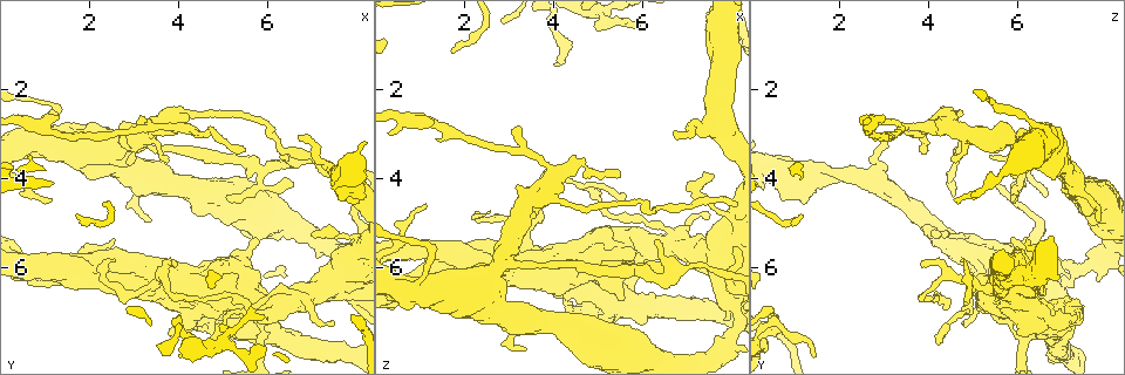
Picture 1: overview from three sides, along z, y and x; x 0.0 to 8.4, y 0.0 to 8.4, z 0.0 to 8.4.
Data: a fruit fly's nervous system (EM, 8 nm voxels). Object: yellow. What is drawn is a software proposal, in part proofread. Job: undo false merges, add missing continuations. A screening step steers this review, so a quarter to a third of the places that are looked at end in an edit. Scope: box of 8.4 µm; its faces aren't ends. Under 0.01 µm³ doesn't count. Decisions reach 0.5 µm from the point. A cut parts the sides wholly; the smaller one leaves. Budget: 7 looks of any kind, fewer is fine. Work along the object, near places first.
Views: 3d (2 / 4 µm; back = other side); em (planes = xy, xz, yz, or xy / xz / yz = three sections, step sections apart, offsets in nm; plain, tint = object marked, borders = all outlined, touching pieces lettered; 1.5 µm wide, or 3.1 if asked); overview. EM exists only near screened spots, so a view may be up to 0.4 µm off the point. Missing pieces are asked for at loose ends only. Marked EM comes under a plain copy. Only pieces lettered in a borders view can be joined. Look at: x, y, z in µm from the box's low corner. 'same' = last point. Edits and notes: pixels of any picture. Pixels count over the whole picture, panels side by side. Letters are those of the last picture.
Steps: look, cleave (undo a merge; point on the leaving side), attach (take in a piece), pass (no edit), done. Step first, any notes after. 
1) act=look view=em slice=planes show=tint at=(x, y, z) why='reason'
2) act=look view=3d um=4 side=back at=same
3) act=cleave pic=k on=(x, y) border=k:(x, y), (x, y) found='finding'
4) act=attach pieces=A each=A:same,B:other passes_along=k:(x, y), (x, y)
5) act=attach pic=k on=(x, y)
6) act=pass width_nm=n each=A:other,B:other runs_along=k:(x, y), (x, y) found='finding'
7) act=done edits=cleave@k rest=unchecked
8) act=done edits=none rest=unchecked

act=look view=em slice=xy step=8 show=tint at=(5.85, 7.10, 0.65)

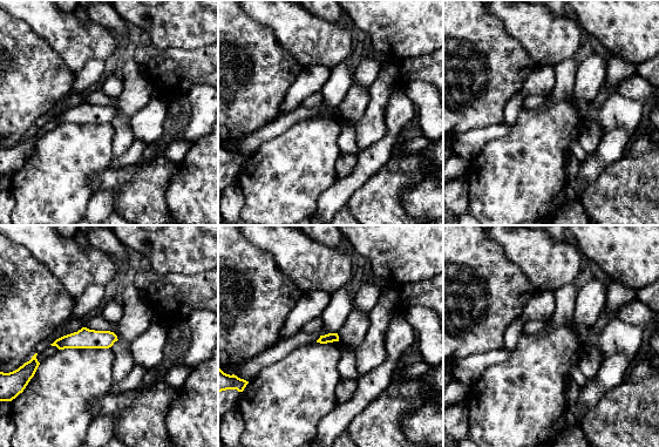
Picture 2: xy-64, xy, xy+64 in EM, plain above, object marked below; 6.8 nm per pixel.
act=look view=em slice=planes show=borders at=same

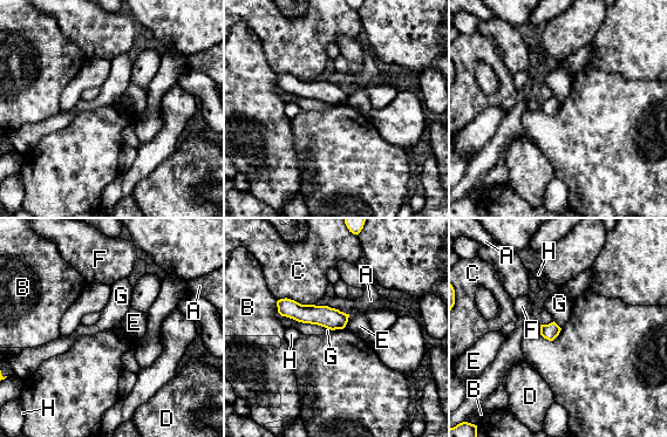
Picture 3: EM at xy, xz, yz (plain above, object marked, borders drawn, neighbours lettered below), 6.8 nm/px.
act=pass width_nm=110 each=A:other,B:other,C:other,D:other,E:other,F:other,G:other,H:other runs_along=3:(279, 304), (300, 313), (345, 319) found='none of them fits'

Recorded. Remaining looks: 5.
act=look view=3d um=2 at=(6.70, 3.10, 2.95) why='an open end'

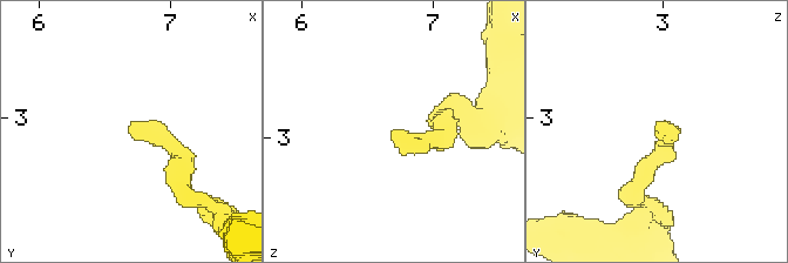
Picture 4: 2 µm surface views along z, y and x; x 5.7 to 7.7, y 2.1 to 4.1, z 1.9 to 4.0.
act=look view=em slice=planes show=borders at=(6.70, 3.04, 2.96) why='shape alone is not enough'

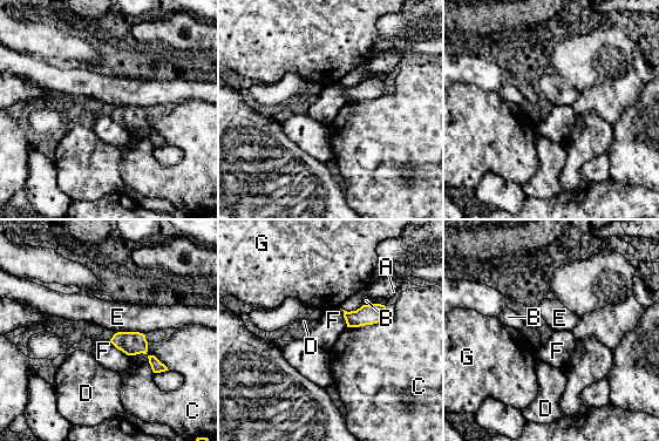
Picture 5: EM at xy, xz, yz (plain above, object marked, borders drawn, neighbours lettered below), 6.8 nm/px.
act=pass each=A:other,B:other,C:other,D:other,E:other,F:other,G:other border=5:(364, 304), (382, 304), (385, 306) found='no lettered piece goes on from it'

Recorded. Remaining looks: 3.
act=look view=em slice=xz step=4 show=borders at=(3.85, 6.65, 3.85)

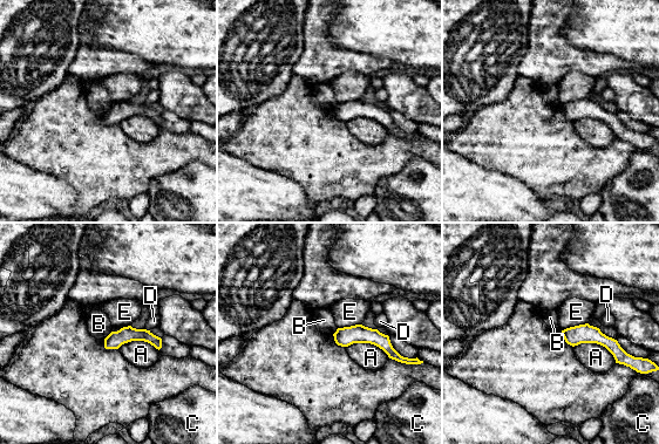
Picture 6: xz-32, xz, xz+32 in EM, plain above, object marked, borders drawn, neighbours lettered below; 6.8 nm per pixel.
act=look view=em slice=planes show=borders at=same

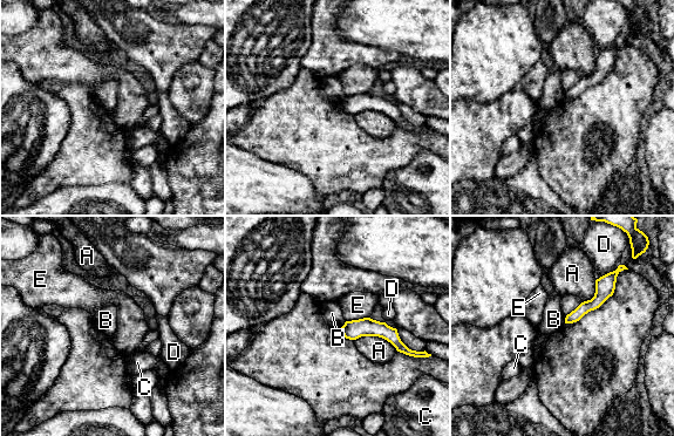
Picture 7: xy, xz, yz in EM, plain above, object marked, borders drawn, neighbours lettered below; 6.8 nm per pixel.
act=pass longest_contact=A:320nm each=A:other,B:other,C:other,D:other,E:other border=7:(368, 317), (346, 321) found='all the same neuron'

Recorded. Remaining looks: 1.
act=done edits=none rest=unchecked

